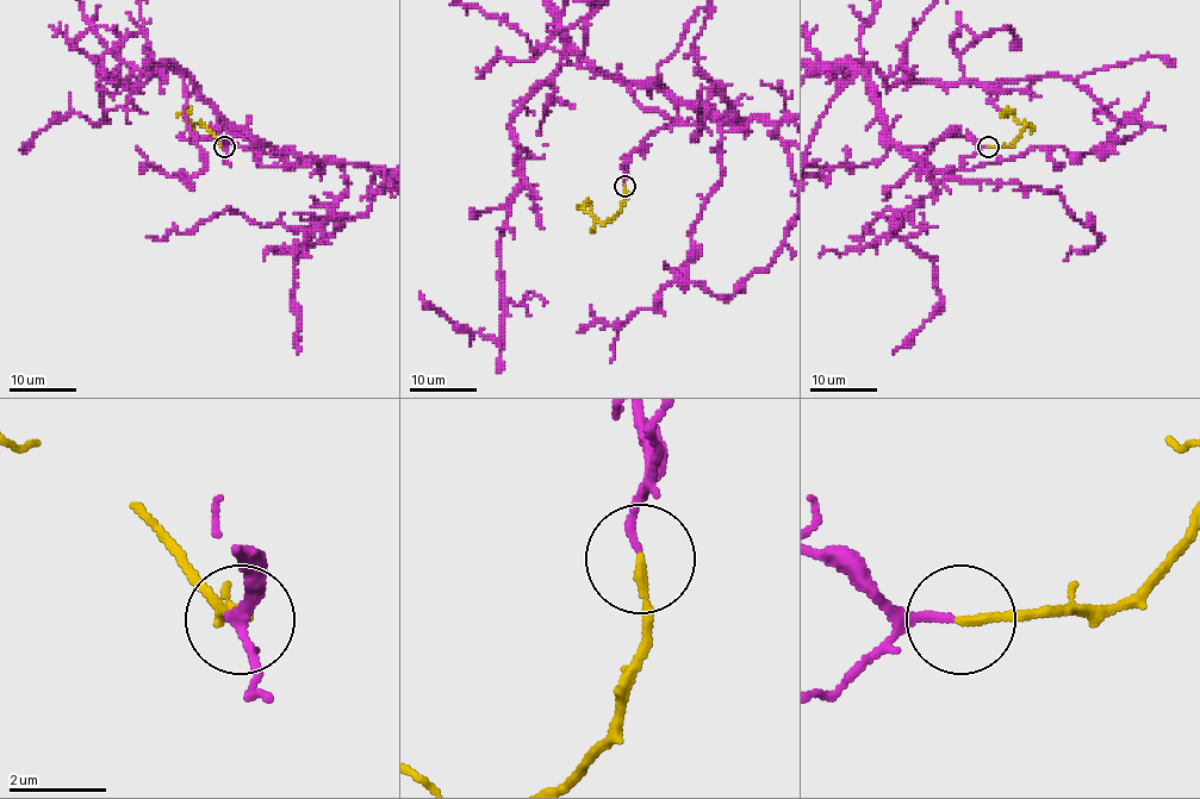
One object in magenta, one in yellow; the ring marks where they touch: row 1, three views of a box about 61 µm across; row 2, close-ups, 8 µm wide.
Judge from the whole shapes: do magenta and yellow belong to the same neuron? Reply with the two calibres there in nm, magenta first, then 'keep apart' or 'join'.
160 nm thick on the magenta side, 170 nm on the other; join

